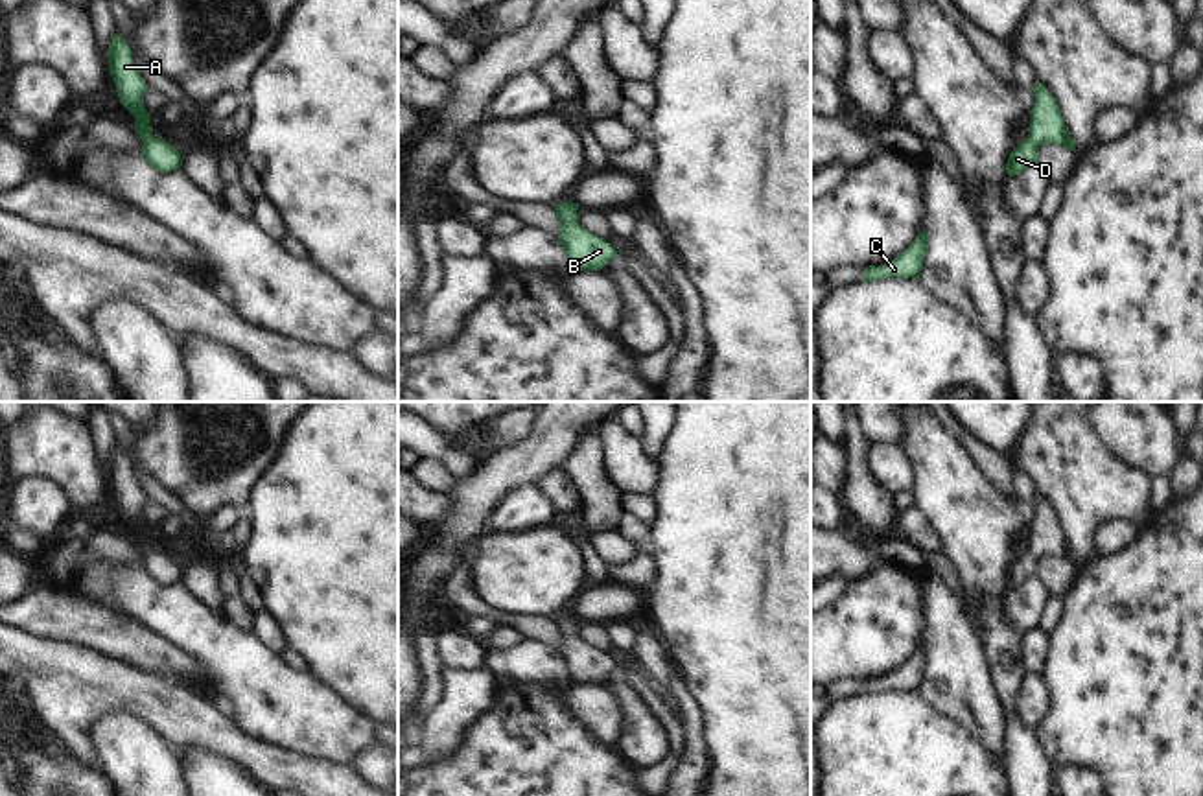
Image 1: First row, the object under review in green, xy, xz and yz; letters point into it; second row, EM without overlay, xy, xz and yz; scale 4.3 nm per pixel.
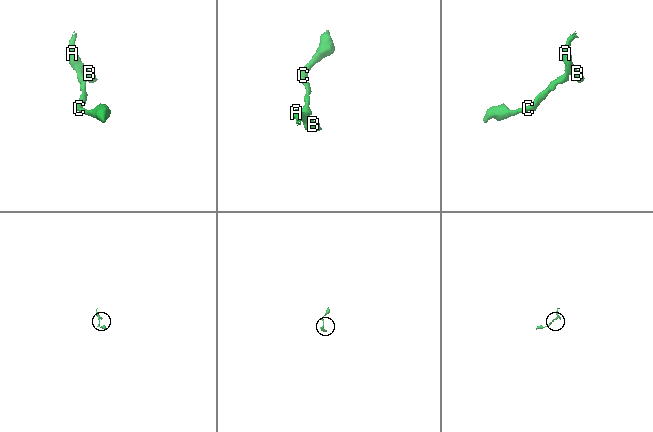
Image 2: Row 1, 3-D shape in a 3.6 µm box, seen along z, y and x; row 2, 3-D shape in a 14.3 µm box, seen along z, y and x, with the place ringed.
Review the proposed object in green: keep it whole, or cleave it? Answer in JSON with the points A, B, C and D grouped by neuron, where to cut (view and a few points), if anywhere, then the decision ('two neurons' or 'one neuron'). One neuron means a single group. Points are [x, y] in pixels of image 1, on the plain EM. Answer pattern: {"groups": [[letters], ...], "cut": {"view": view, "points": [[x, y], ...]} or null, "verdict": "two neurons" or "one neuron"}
{"groups": [["A", "B", "C", "D"]], "cut": null, "verdict": "one neuron"}

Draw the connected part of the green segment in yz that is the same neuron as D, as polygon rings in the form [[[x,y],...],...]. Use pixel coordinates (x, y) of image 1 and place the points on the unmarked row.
[[[1041,494],[1034,496],[1035,516],[1030,523],[1028,551],[1010,566],[1006,586],[1015,590],[1037,577],[1039,560],[1045,556],[1063,558],[1076,566],[1074,553],[1065,538],[1056,510]]]

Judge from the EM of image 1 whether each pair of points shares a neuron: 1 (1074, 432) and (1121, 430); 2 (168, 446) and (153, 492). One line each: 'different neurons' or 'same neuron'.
1: different neurons
2: different neurons

